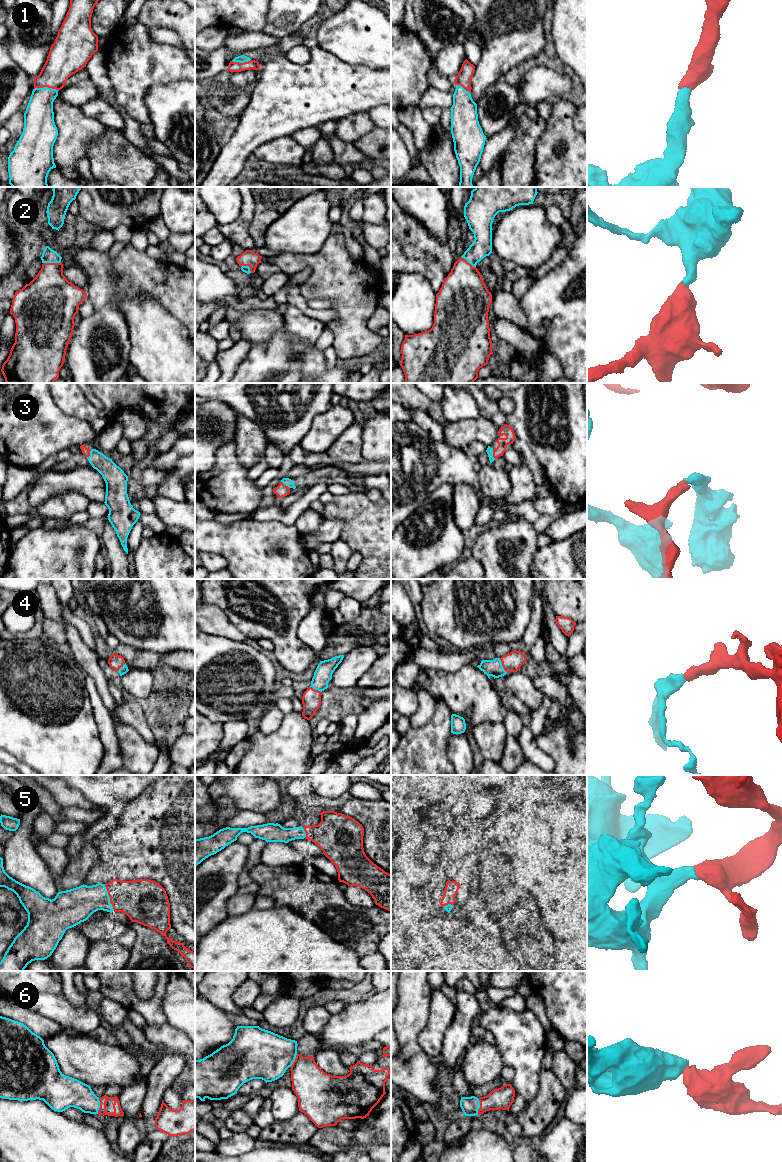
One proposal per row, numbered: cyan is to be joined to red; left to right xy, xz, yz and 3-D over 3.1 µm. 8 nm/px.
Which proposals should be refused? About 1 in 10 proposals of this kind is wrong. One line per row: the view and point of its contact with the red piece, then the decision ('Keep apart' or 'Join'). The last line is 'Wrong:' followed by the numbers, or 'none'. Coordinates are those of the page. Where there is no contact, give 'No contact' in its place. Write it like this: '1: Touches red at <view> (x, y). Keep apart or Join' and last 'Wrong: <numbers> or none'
1: Touches red at xy (46, 86). Join
2: Touches red at xy (51, 263). Join
3: Touches red at yz (493, 454). Join
4: Touches red at yz (502, 665). Join
5: Touches red at xy (109, 896). Join
6: Touches red at yz (480, 1106). Join
Wrong: none

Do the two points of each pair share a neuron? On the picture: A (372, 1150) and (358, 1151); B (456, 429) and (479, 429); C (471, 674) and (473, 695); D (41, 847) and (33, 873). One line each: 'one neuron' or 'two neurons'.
A: two neurons
B: one neuron
C: one neuron
D: two neurons

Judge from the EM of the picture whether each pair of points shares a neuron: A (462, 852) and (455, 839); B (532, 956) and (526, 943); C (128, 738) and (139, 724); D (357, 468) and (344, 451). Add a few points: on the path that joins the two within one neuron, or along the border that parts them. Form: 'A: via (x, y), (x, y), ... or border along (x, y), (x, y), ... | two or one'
A: via (459, 849), (456, 842) | one
B: via (532, 953), (528, 946) | one
C: border along (121, 722), (132, 726), (147, 741), (154, 742) | two
D: border along (364, 459), (360, 462), (333, 463) | two

